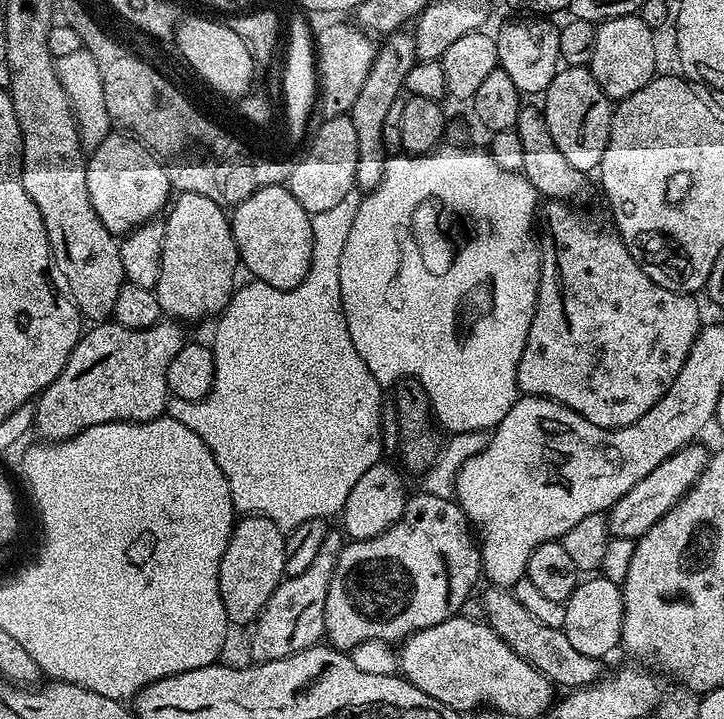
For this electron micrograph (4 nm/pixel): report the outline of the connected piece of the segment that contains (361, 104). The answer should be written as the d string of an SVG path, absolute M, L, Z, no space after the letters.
M407 31L393 32L379 45L374 62L366 74L366 82L362 82L362 90L358 90L358 98L354 98L351 110L354 131L358 134L358 168L356 170L356 188L367 194L382 182L386 153L382 142L382 122L386 122L386 110L390 110L390 102L401 95L404 79L417 60L416 41Z

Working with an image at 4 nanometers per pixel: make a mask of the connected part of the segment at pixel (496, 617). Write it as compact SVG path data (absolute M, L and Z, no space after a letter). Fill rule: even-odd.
M489 585L485 589L482 602L486 622L520 658L530 662L551 680L553 685L564 686L566 690L575 690L588 687L601 679L604 672L601 666L603 663L599 659L578 652L561 628L538 623L509 589L499 588L496 585Z

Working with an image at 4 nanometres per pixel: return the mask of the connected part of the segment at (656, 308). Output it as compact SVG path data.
M548 200L545 205L540 289L526 350L518 362L517 389L545 396L603 428L625 428L638 422L678 378L678 370L682 370L682 362L686 362L702 327L700 308L691 295L666 290L650 279L607 223L599 224L575 212L568 202Z

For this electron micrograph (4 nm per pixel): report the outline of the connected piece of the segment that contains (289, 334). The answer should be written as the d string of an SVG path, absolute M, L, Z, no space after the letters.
M355 191L346 194L342 202L336 203L331 210L311 213L312 218L312 261L306 278L298 286L283 292L266 282L252 278L249 284L237 287L233 291L230 302L215 321L216 333L210 339L212 357L214 358L214 382L205 400L191 401L169 399L167 415L173 416L182 426L190 426L206 442L210 454L214 454L214 462L222 470L226 482L230 486L232 507L237 513L250 516L265 516L270 518L279 528L291 530L302 526L302 522L324 520L335 514L343 513L346 494L350 494L354 482L370 470L370 466L381 463L382 449L380 438L379 404L382 395L382 385L366 370L366 362L354 350L354 342L350 342L350 330L346 326L344 307L340 297L340 263L346 238L350 238L350 226L354 226L354 214L358 214L361 197Z

